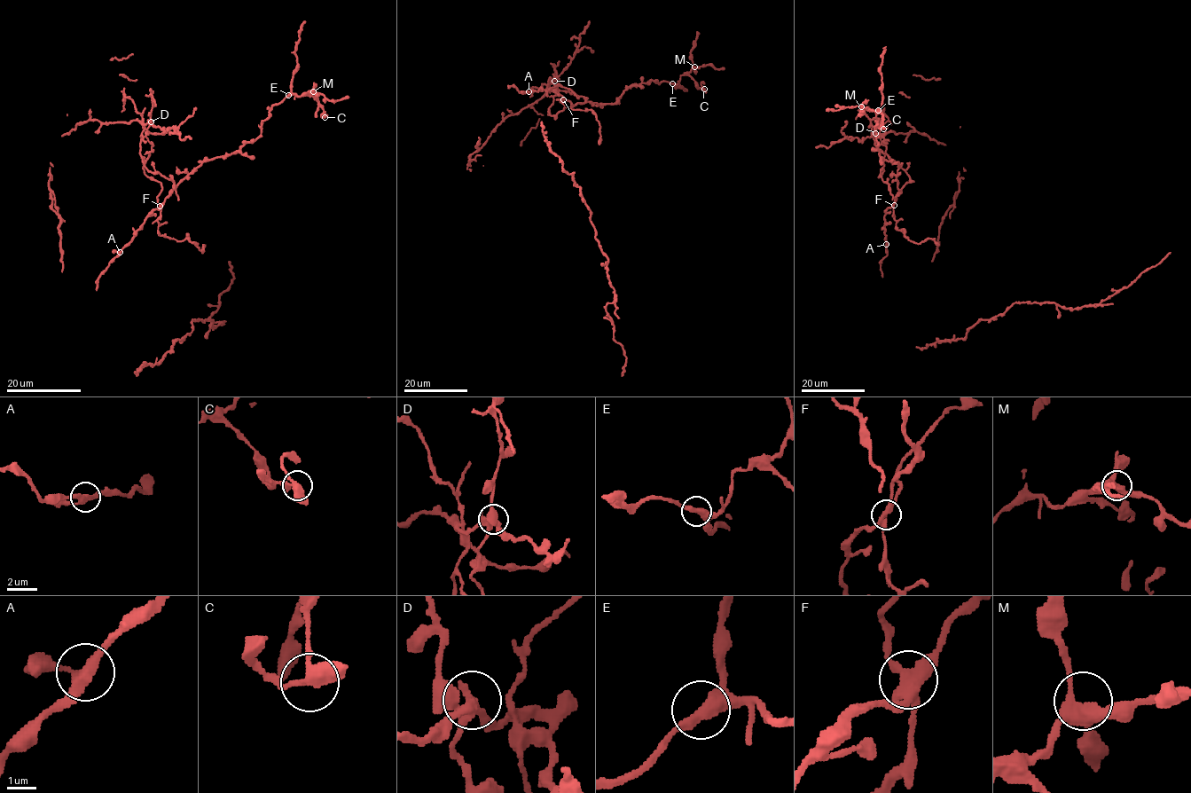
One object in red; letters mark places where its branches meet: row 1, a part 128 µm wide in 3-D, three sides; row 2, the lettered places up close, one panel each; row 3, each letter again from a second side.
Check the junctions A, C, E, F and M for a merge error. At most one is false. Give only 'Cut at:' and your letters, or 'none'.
Cut at: F

